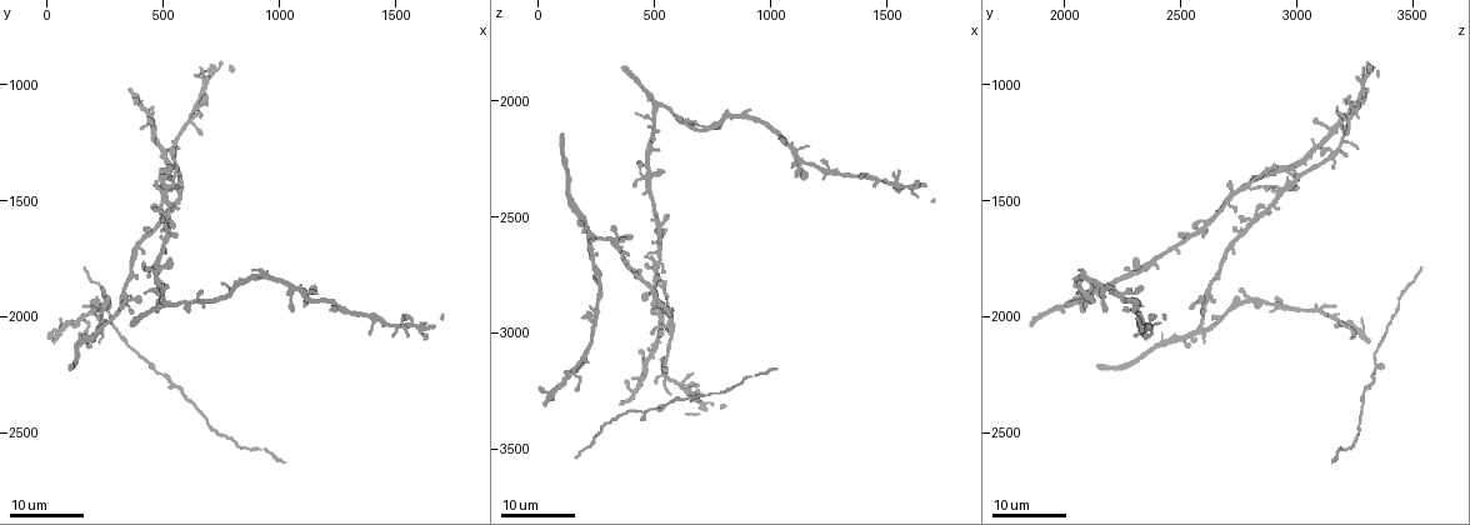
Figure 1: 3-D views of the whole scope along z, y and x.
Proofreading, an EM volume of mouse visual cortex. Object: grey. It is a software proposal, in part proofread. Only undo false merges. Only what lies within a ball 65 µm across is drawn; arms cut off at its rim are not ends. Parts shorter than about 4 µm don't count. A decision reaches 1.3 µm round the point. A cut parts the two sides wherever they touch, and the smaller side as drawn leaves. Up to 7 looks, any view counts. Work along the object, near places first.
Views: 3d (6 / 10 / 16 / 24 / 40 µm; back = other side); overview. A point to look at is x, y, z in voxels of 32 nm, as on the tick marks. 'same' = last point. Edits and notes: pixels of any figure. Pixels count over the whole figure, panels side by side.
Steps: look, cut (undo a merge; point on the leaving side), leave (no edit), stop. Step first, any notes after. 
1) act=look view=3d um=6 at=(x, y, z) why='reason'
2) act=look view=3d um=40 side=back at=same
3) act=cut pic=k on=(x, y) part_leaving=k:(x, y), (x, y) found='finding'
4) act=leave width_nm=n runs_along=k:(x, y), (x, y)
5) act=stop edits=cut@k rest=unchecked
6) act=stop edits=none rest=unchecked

act=look view=3d um=16 at=(220, 2070, 2600) why='four arms meet'

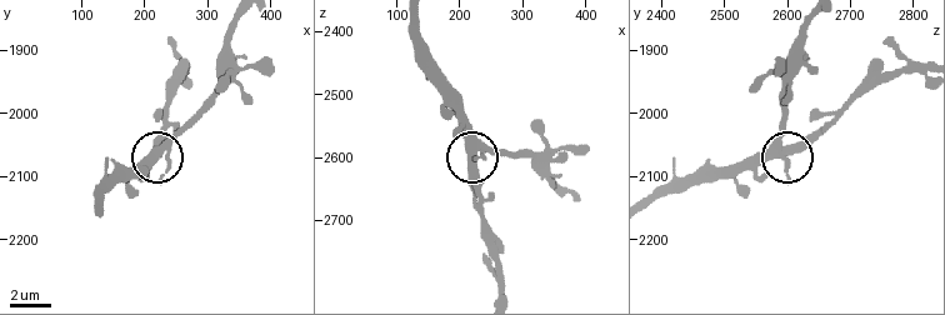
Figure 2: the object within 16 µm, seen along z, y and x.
act=look view=3d um=10 at=(210, 2060, 2590)

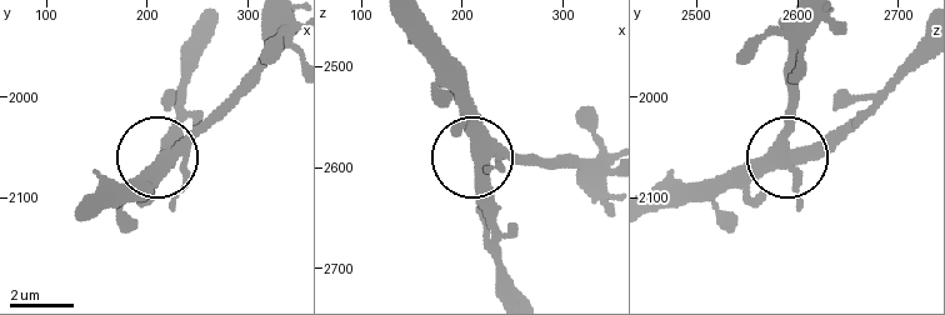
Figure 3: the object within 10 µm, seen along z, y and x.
act=look view=3d um=10 side=back at=(214, 2064, 2590)

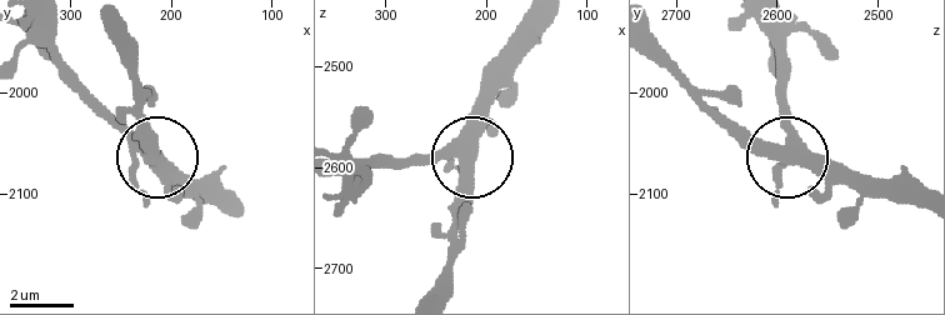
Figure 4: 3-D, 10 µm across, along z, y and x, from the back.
act=leave runs_along=4:(349, 194), (381, 164), (468, 150), (486, 66) found='all the same neuron'

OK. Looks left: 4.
act=look view=3d um=24 at=(570, 1400, 3010) why='three arms meet'

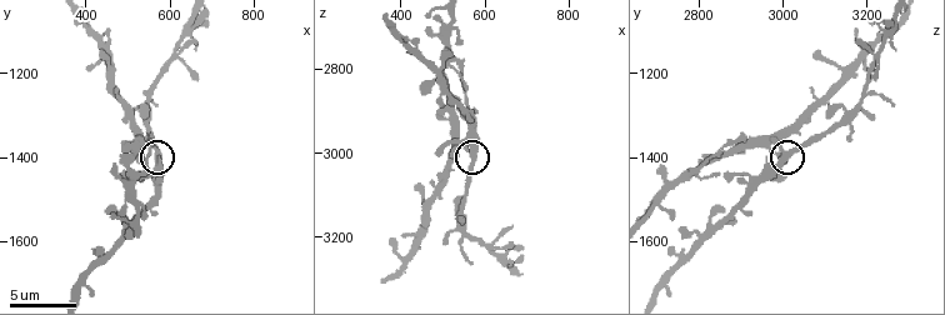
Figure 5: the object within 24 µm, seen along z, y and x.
act=look view=3d um=6 at=(575, 1390, 3005) why='closer look'

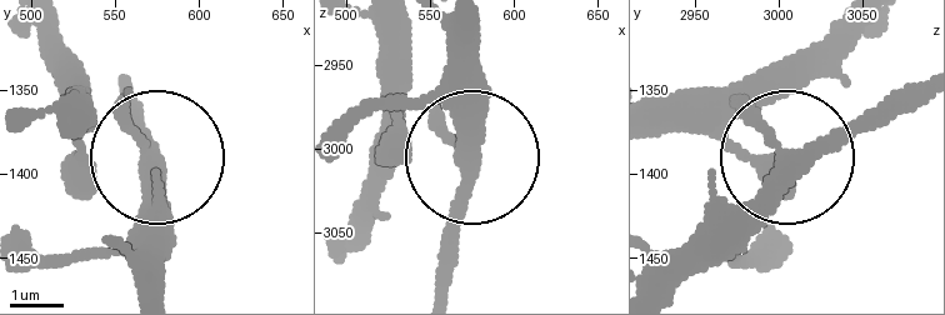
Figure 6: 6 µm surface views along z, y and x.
act=leave width_nm=300 found='continuous, no second neuron'

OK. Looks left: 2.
act=look view=3d um=6 at=(530, 1445, 2775) why='a fork'

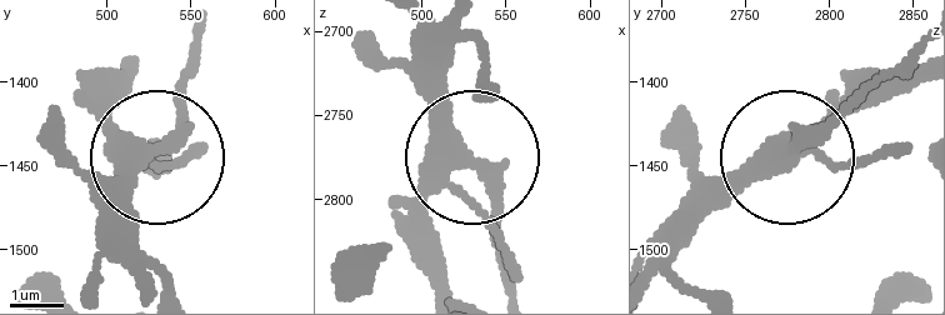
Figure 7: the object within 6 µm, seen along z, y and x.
act=look view=3d um=6 side=back at=(524, 1442, 2774)

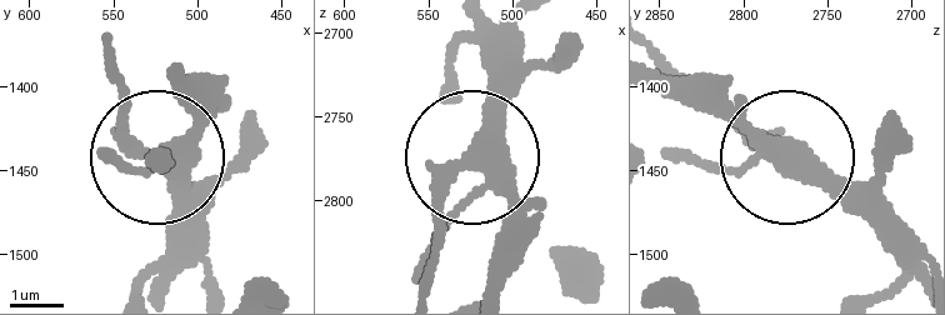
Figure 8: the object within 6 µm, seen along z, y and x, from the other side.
act=cut pic=8 on=(120, 103) width_nm=370 part_leaving=8:(136, 146), (110, 53) found='two neurons meet here'

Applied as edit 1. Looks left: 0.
act=stop edits=cut@8 rest=unchecked

